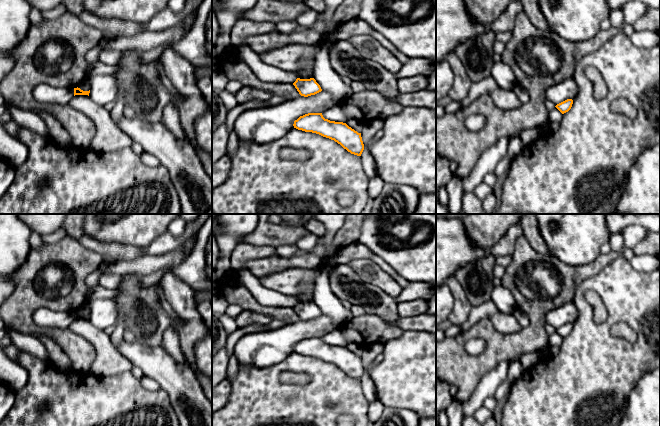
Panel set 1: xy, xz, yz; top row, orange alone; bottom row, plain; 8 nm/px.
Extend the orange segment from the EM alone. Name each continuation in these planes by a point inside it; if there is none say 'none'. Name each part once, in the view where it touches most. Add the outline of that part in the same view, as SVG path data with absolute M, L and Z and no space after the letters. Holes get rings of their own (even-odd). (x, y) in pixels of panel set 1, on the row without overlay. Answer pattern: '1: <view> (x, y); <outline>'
none

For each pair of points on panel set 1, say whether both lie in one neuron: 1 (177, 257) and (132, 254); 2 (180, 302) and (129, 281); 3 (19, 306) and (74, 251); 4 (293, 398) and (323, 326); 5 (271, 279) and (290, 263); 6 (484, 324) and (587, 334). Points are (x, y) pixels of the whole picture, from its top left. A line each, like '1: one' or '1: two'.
1: two
2: two
3: one
4: two
5: two
6: two

